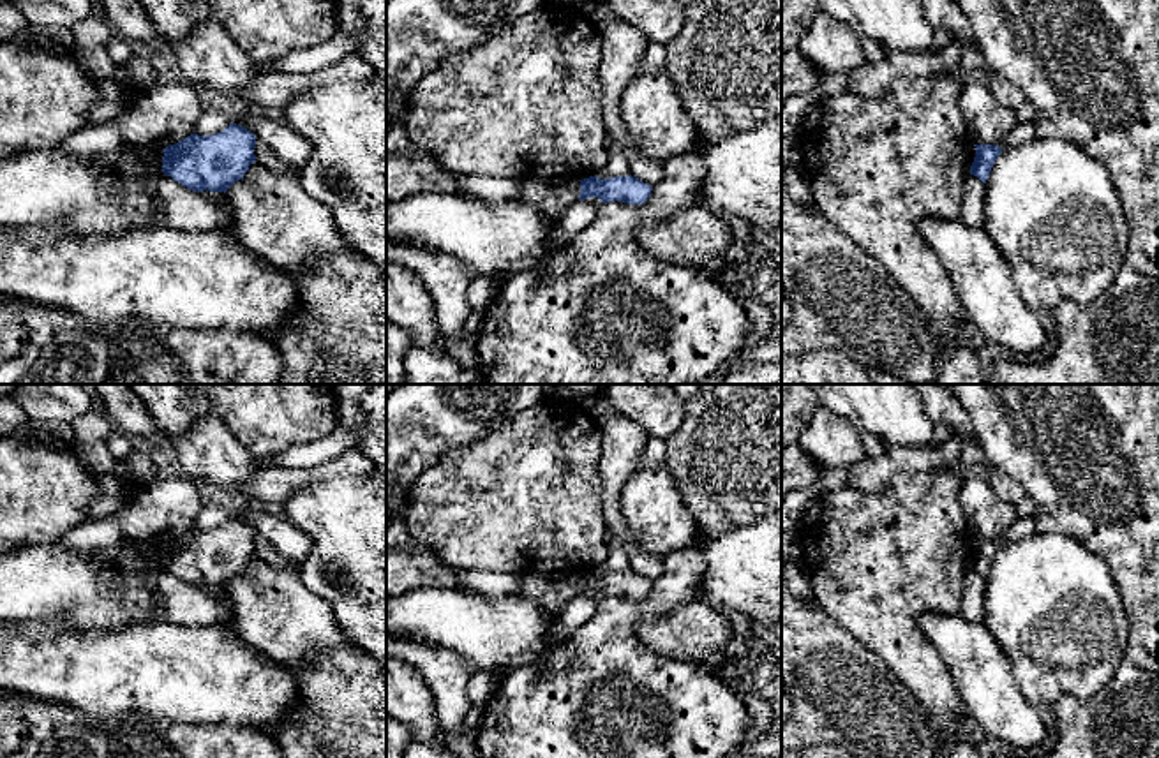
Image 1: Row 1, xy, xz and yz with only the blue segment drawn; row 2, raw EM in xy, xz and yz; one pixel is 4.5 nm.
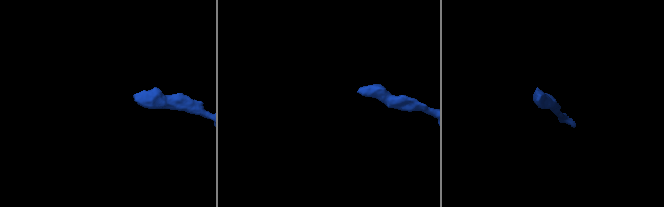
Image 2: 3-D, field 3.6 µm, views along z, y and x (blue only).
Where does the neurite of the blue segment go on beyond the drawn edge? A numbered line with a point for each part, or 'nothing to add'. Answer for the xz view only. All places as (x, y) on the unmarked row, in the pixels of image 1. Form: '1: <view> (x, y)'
nothing to add

